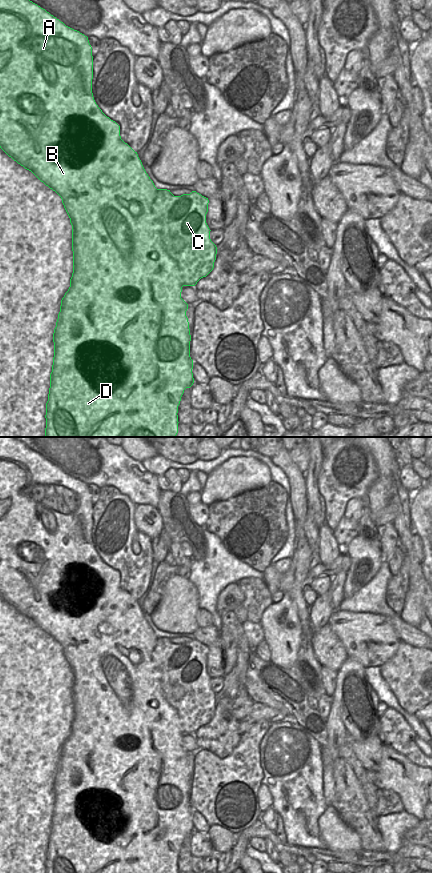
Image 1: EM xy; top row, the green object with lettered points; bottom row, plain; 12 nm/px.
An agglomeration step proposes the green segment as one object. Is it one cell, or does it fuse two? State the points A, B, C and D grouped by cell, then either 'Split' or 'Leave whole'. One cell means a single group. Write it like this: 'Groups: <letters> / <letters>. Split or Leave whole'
Groups: A B D / C. Split.

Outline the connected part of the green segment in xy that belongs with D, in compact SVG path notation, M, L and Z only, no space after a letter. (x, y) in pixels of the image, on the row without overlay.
M0 437L0 596L14 609L23 614L25 617L31 619L41 630L43 630L50 637L55 639L62 647L64 656L70 666L72 673L72 699L73 699L73 721L70 727L70 735L61 748L60 760L56 770L56 775L53 781L54 790L54 805L52 820L50 822L50 836L48 842L48 849L46 851L46 873L178 873L178 854L181 845L186 836L190 836L194 831L193 826L193 808L190 805L190 777L189 770L186 764L188 752L181 746L182 725L180 715L177 710L169 704L164 696L164 685L173 686L165 678L162 677L161 668L152 664L152 653L158 637L155 635L153 629L146 621L141 608L127 591L125 591L120 584L120 574L109 565L107 565L96 552L92 541L92 527L93 527L93 504L92 495L89 491L88 485L66 474L59 467L51 463L45 457L27 447L23 442L14 437Z

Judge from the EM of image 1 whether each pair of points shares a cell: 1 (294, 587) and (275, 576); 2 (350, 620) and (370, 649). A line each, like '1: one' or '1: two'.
1: two
2: one

